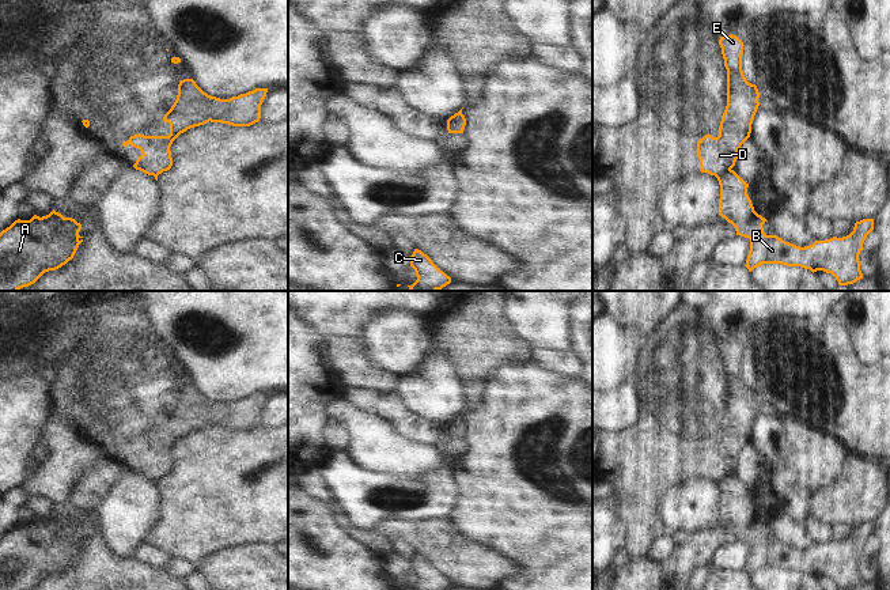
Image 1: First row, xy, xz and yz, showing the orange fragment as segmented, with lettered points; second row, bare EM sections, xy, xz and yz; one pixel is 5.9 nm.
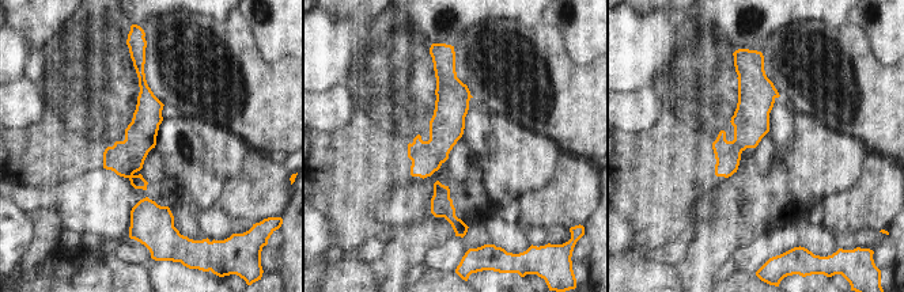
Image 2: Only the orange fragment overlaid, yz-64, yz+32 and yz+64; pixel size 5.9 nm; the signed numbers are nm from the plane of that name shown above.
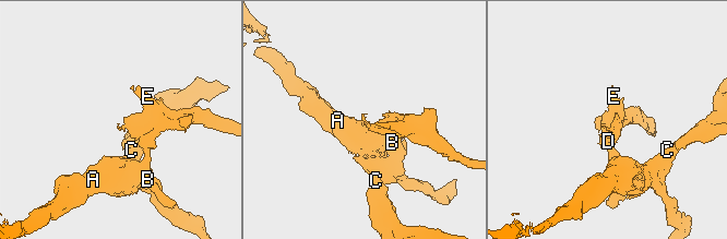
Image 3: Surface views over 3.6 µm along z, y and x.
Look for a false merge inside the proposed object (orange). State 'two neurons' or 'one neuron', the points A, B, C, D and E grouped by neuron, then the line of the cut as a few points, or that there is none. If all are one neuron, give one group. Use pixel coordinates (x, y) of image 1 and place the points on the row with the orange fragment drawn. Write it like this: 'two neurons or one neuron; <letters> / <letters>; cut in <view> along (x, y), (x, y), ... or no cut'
two neurons; A B C / D E; cut in yz along (730, 169), (716, 177)

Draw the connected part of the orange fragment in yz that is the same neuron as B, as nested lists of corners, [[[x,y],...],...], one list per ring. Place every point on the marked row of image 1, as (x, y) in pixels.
[[[727,170],[716,178],[720,185],[719,215],[735,227],[736,235],[750,239],[745,265],[749,272],[762,264],[781,264],[810,269],[813,273],[832,273],[838,285],[863,279],[859,254],[867,235],[874,230],[874,219],[856,222],[847,237],[815,241],[800,247],[764,232],[762,224],[768,220],[754,211],[747,194],[749,184],[734,170]]]

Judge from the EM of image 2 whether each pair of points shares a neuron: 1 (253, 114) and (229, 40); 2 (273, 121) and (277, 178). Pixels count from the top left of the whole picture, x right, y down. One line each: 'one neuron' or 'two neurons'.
1: one neuron
2: two neurons

